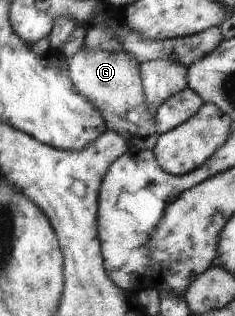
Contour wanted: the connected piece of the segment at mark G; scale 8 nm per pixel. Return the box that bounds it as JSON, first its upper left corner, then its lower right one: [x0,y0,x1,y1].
[67,46,155,141]

